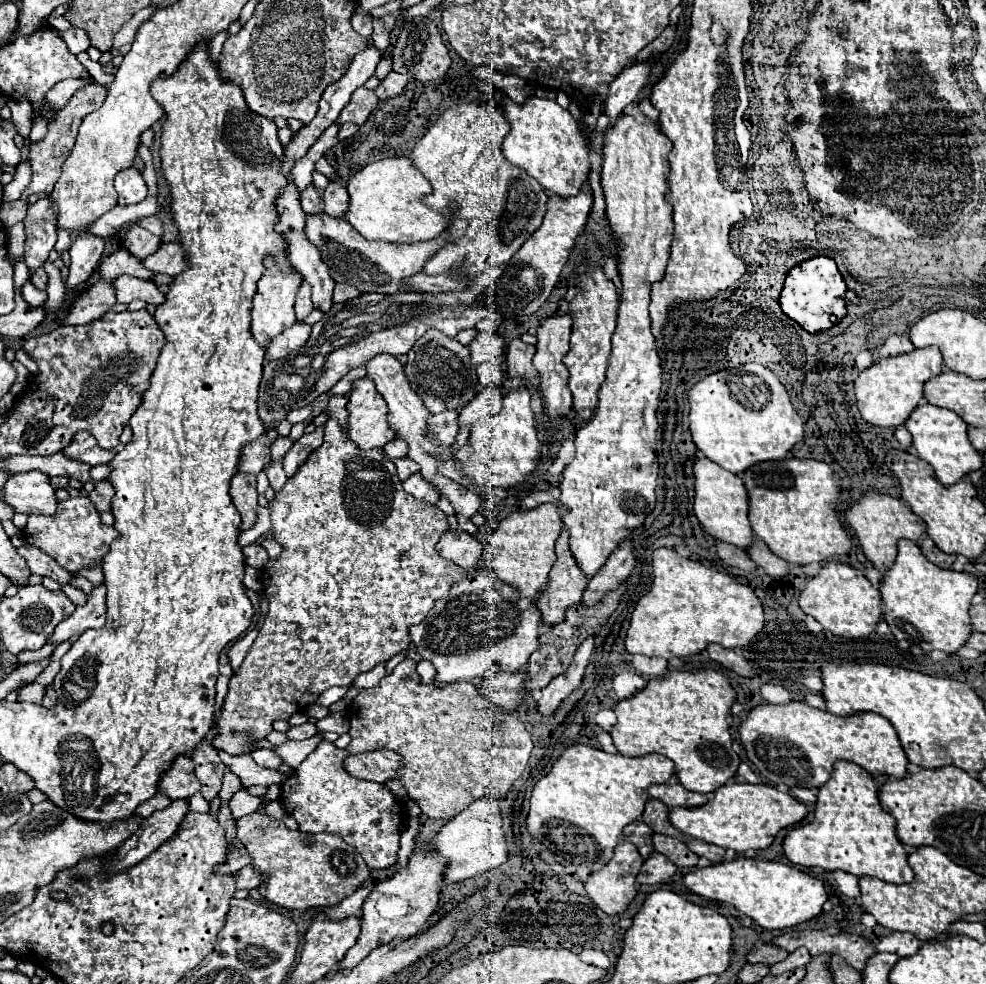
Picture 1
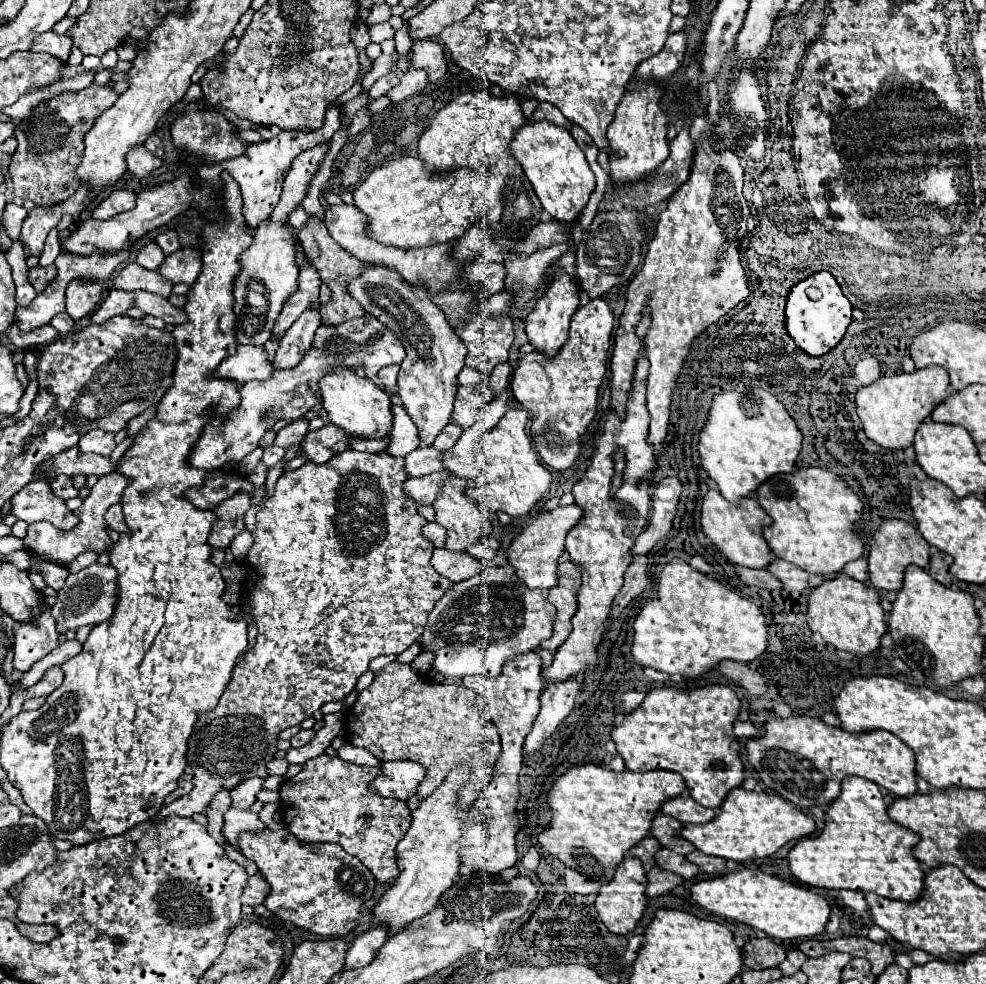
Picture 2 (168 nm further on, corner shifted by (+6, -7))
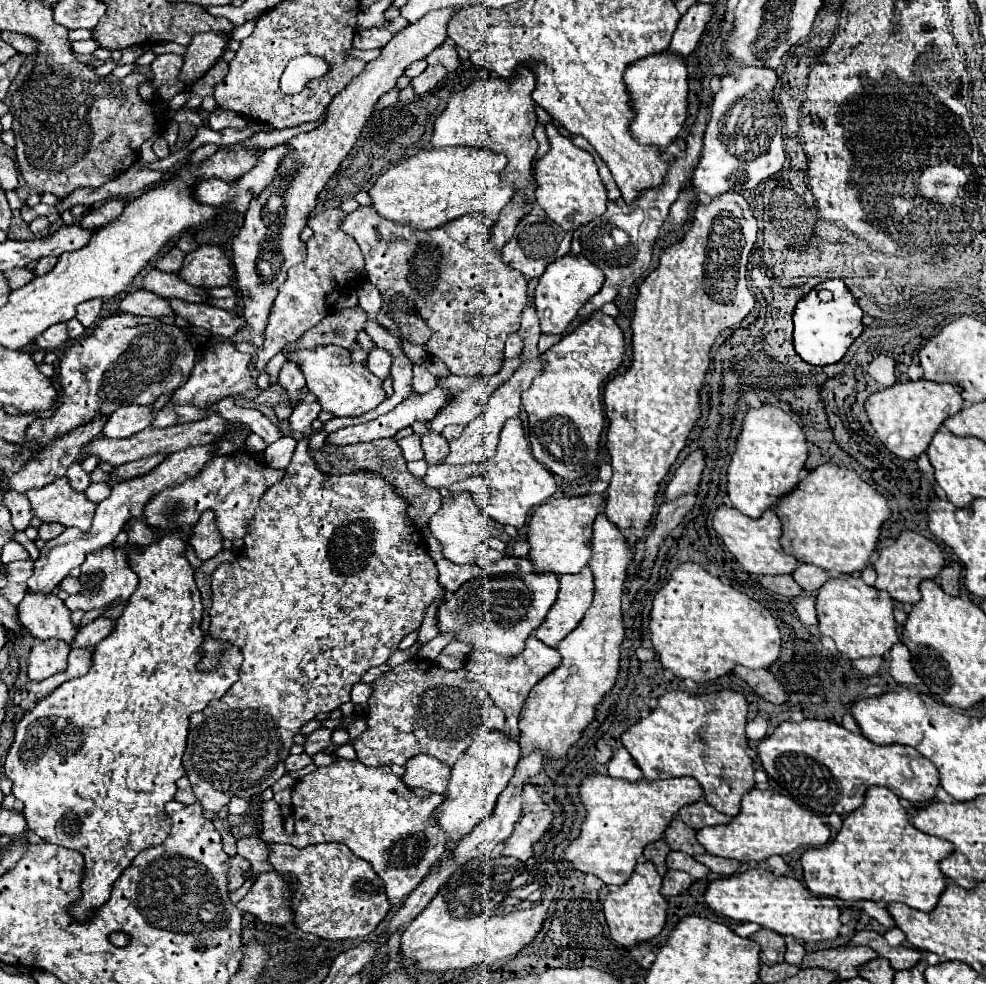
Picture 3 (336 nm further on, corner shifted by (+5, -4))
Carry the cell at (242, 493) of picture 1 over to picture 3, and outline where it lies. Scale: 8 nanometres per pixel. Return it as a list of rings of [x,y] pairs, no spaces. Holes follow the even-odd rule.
[[[206,510],[200,516],[198,524],[194,526],[190,546],[196,550],[196,554],[202,560],[208,560],[222,550],[222,542],[224,542],[224,538],[222,538],[222,534],[218,532],[218,526],[216,526],[216,512]]]

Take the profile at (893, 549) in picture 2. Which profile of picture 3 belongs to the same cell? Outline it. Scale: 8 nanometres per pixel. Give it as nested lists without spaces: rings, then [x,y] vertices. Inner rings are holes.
[[[904,530],[894,540],[894,544],[878,550],[878,560],[874,560],[874,570],[878,572],[878,580],[874,586],[878,590],[888,592],[894,600],[900,600],[904,604],[914,604],[920,598],[918,584],[924,578],[936,578],[938,572],[942,570],[942,566],[944,566],[944,556],[942,556],[942,550],[938,548],[936,542],[924,538],[918,532]]]

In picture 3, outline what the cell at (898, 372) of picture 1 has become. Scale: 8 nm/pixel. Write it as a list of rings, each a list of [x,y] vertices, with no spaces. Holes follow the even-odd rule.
[[[906,380],[896,382],[890,388],[878,390],[870,394],[864,408],[870,418],[872,428],[876,430],[880,442],[898,458],[912,460],[918,454],[926,452],[932,434],[942,426],[944,418],[962,410],[964,400],[956,392],[956,388],[948,382],[932,382],[932,380]]]

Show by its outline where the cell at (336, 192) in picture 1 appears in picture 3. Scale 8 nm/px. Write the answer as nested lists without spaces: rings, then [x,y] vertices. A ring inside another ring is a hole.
[[[360,206],[352,214],[342,220],[342,230],[350,234],[364,254],[364,268],[368,280],[380,290],[384,304],[382,312],[388,312],[390,298],[400,292],[408,298],[410,304],[426,318],[430,328],[436,332],[428,342],[426,350],[438,356],[452,374],[462,376],[480,376],[480,374],[496,374],[502,368],[502,350],[504,342],[510,334],[520,328],[520,314],[526,308],[526,278],[514,270],[504,266],[500,252],[494,250],[490,242],[490,226],[494,220],[484,214],[470,214],[440,226],[438,230],[410,230],[410,226],[394,226],[394,222],[386,222],[372,206]]]

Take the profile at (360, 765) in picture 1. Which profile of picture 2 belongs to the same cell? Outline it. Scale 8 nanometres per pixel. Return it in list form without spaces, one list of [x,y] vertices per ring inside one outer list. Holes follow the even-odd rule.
[[[413,761],[383,763],[381,775],[369,785],[371,791],[381,797],[393,797],[407,801],[417,793],[417,785],[425,779],[425,767]]]

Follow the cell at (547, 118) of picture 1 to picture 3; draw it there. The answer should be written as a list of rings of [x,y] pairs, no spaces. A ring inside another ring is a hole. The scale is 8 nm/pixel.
[[[552,122],[546,124],[546,136],[550,148],[534,162],[534,178],[538,182],[536,202],[560,228],[574,232],[578,226],[584,226],[606,212],[606,188],[598,176],[594,158],[586,150],[574,146],[572,140],[562,136]]]

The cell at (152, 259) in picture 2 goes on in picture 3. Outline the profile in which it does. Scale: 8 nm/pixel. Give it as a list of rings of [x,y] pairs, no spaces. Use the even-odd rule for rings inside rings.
[[[170,248],[162,258],[156,260],[156,268],[162,272],[178,272],[182,266],[182,258],[184,252],[180,252],[178,248]]]

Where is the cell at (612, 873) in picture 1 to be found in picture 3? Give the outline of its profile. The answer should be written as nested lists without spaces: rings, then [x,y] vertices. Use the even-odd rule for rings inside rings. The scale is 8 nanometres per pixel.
[[[640,862],[640,864],[636,864],[630,880],[606,896],[604,916],[606,916],[606,922],[610,928],[610,936],[618,944],[634,946],[642,940],[654,938],[664,928],[668,902],[666,902],[666,898],[662,898],[660,886],[662,886],[662,878],[656,872],[656,868],[648,862]]]

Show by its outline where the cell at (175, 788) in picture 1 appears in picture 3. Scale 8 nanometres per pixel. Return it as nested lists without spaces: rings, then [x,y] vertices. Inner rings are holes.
[[[182,776],[178,782],[176,782],[176,786],[178,786],[178,790],[176,790],[176,800],[180,800],[180,802],[196,802],[196,798],[194,798],[194,794],[192,794],[192,788],[190,788],[190,782],[188,782],[188,778],[186,776]]]

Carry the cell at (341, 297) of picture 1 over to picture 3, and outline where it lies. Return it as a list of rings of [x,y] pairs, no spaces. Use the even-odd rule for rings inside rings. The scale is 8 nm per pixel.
[[[360,306],[334,310],[320,324],[306,330],[302,338],[290,344],[290,350],[316,348],[316,346],[326,346],[326,344],[338,344],[352,350],[356,332],[364,330],[364,324],[366,324],[366,312]]]

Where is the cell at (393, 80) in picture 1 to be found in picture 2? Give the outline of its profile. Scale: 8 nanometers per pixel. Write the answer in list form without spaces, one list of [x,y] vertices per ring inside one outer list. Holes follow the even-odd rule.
[[[411,69],[411,71],[407,71],[405,75],[401,75],[401,83],[399,83],[397,87],[393,87],[393,89],[387,93],[387,97],[389,97],[393,103],[401,103],[403,99],[421,93],[427,85],[429,85],[427,73],[425,73],[425,71],[419,71],[419,69]]]

